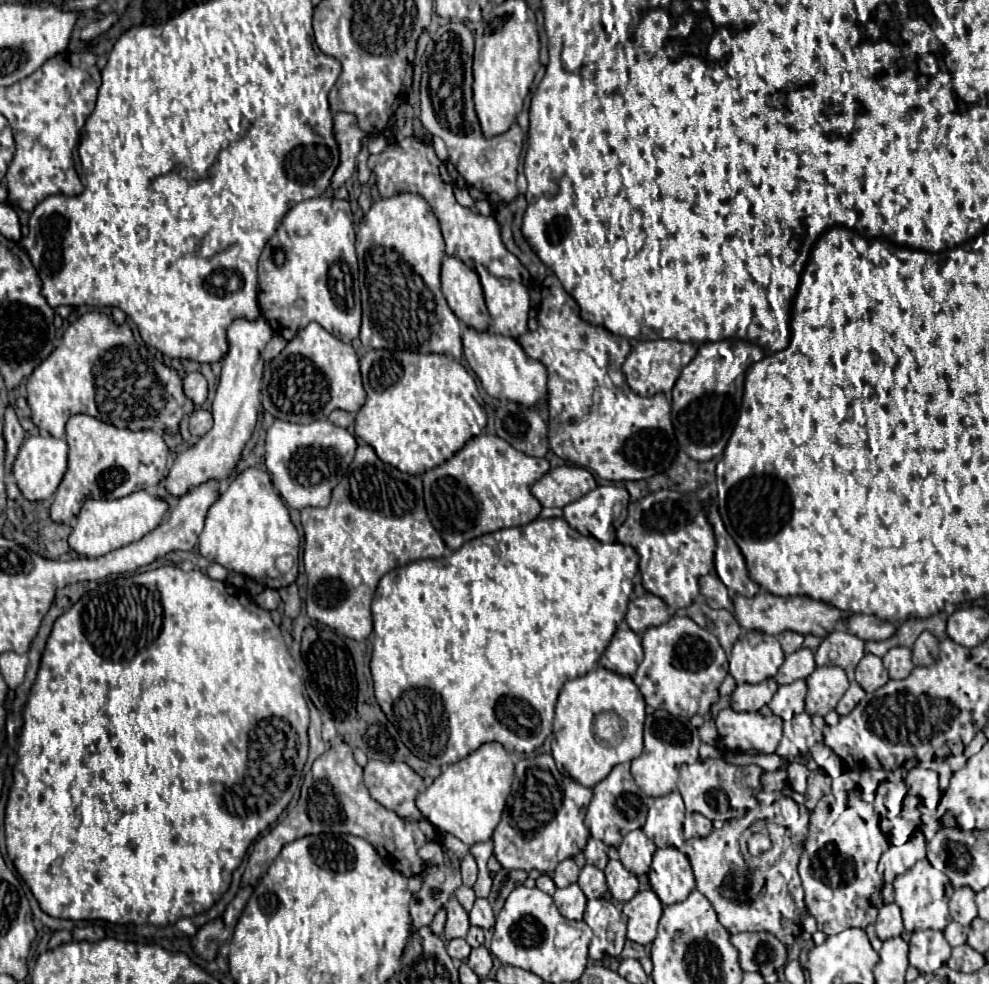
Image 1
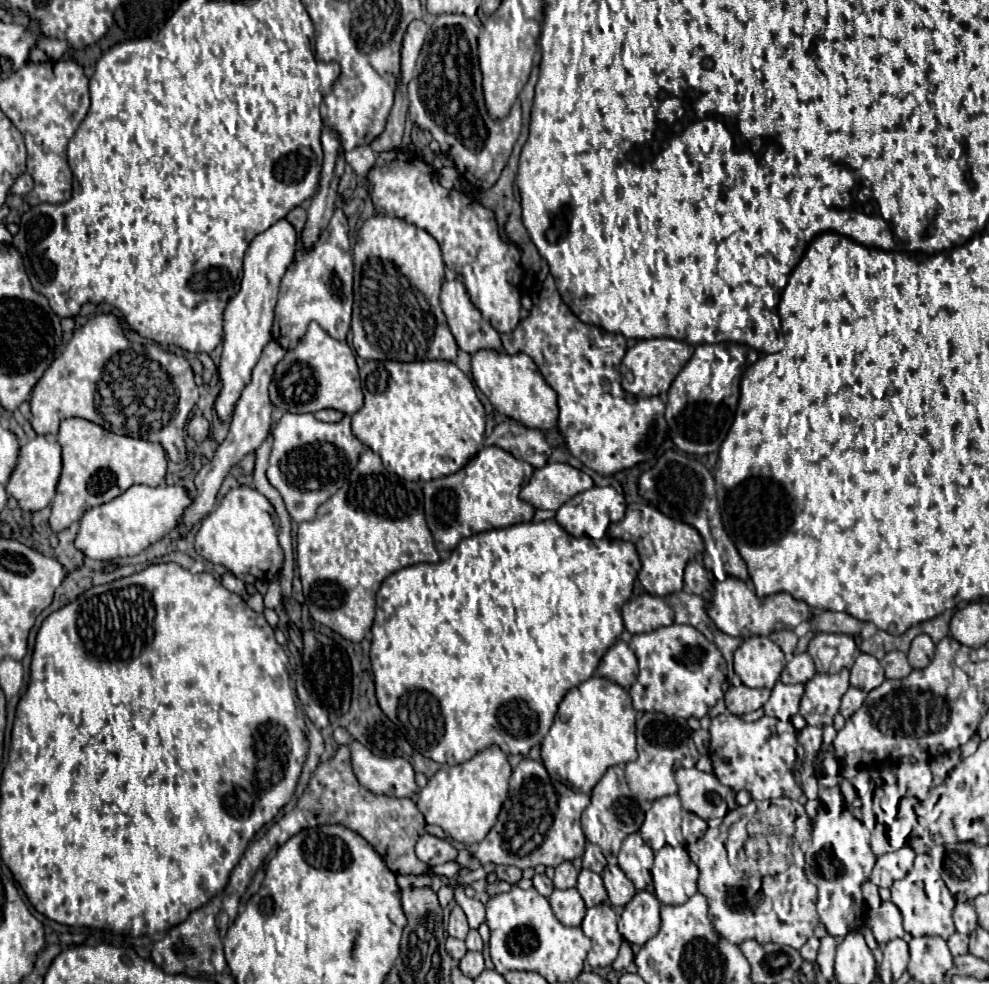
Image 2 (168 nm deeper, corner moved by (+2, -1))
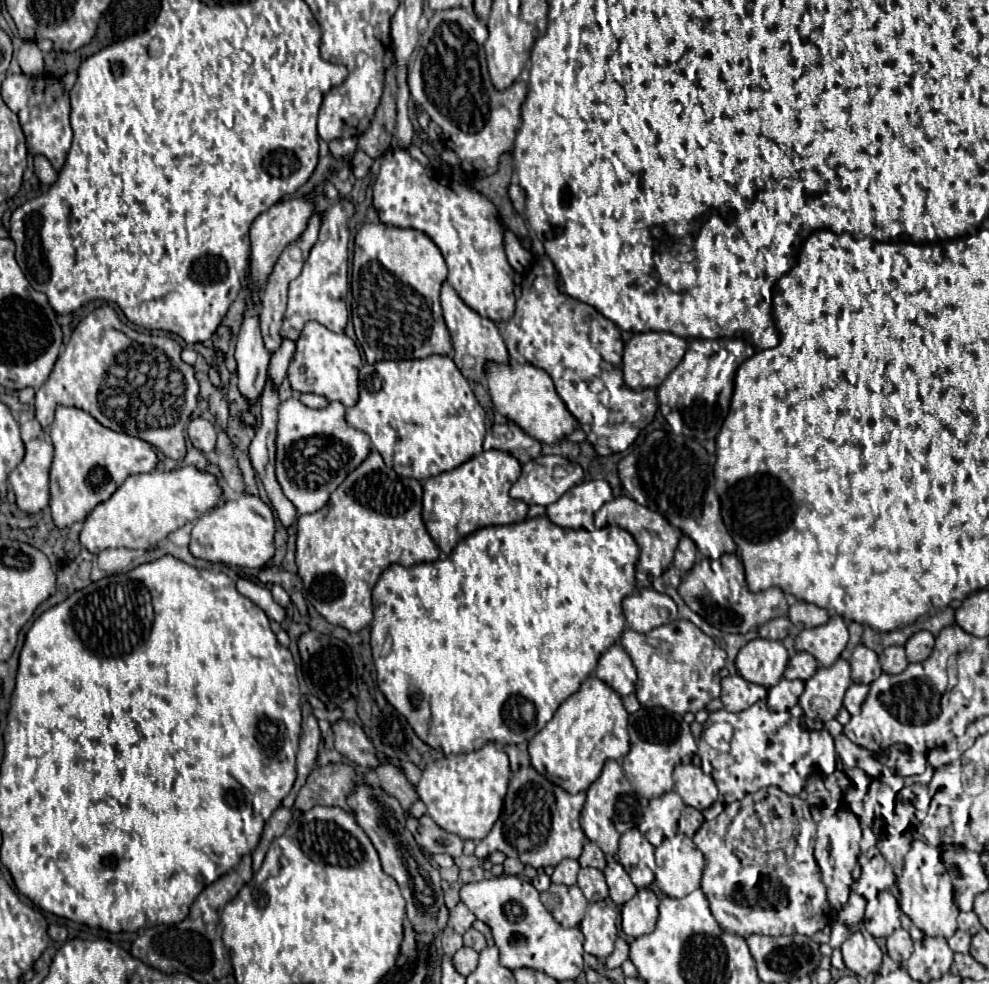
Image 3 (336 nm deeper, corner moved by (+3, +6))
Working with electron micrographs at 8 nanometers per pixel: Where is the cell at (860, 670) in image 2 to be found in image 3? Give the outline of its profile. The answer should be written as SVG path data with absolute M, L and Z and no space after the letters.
M857 645L853 651L853 657L849 659L851 663L851 677L855 683L871 683L875 681L883 671L877 659L877 653L865 645Z

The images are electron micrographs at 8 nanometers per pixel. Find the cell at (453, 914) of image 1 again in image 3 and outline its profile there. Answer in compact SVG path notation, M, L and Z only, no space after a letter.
M457 903L449 913L449 923L447 925L463 935L473 925L473 921L475 921L475 915L463 903Z

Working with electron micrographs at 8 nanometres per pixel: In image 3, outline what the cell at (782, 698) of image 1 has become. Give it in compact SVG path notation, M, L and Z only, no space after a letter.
M781 679L775 687L769 689L767 703L773 711L789 711L793 705L797 705L803 689L805 689L805 683L799 679L797 681Z

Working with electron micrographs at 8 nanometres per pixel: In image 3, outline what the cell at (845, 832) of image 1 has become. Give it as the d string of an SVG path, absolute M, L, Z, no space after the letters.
M847 807L837 809L833 815L825 815L817 827L815 837L815 859L821 867L823 883L827 887L827 897L833 909L841 909L849 899L849 885L853 883L851 871L857 865L859 859L859 841L861 841L861 827L859 819L847 811Z

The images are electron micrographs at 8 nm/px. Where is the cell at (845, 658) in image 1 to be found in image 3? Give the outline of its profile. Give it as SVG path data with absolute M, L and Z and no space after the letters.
M831 615L825 625L803 629L795 637L795 651L811 653L823 667L831 667L849 641L847 625L839 615Z

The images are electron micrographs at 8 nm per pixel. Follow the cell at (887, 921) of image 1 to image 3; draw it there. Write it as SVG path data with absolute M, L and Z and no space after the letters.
M883 891L875 901L867 903L863 925L873 937L889 937L895 929L901 927L899 915L901 909L897 899L889 891Z

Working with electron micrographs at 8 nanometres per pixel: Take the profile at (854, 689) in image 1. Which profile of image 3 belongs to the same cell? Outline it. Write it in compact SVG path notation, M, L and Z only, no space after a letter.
M853 683L847 693L845 693L845 709L851 713L851 715L857 715L861 711L861 705L865 701L869 693L869 685L859 685L859 683Z

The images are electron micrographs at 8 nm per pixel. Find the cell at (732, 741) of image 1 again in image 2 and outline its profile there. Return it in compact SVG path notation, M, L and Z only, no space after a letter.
M720 714L710 724L710 758L714 774L732 790L748 790L754 800L772 800L786 796L798 800L802 790L794 780L792 766L796 760L796 730L790 722L762 716L756 722L742 722L734 714Z

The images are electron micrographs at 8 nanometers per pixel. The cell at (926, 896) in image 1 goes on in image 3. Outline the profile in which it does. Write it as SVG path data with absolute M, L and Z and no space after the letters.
M913 841L909 853L905 855L903 873L899 877L899 891L901 891L901 911L911 917L911 921L925 933L925 935L941 935L949 939L957 931L957 915L959 907L953 899L953 885L951 877L945 871L943 877L943 861L941 853L935 847L929 847L925 841Z

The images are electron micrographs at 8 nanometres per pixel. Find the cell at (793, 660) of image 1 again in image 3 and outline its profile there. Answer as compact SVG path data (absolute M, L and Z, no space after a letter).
M795 653L795 657L789 659L787 663L787 669L783 673L785 679L801 679L801 681L807 681L815 675L819 663L813 655L809 653Z

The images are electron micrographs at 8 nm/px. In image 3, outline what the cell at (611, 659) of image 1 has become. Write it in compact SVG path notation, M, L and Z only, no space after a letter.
M615 643L611 649L607 649L599 657L595 675L603 683L607 683L611 689L615 689L621 697L635 691L637 673L635 673L635 667L633 667L629 655L625 653L625 649L619 643Z

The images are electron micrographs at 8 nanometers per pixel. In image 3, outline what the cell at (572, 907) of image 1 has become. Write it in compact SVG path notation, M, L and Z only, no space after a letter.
M551 885L541 893L541 901L553 919L563 927L579 927L579 921L583 921L589 905L577 885Z

